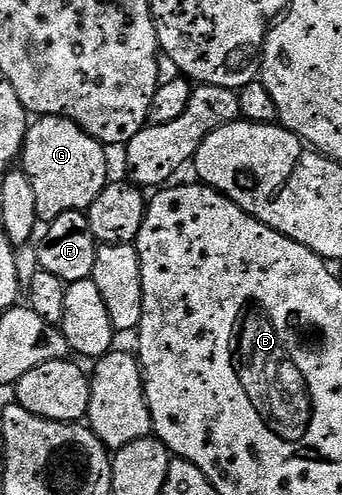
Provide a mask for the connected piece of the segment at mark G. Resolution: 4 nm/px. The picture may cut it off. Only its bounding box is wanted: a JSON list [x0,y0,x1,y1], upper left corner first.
[21,115,109,224]

